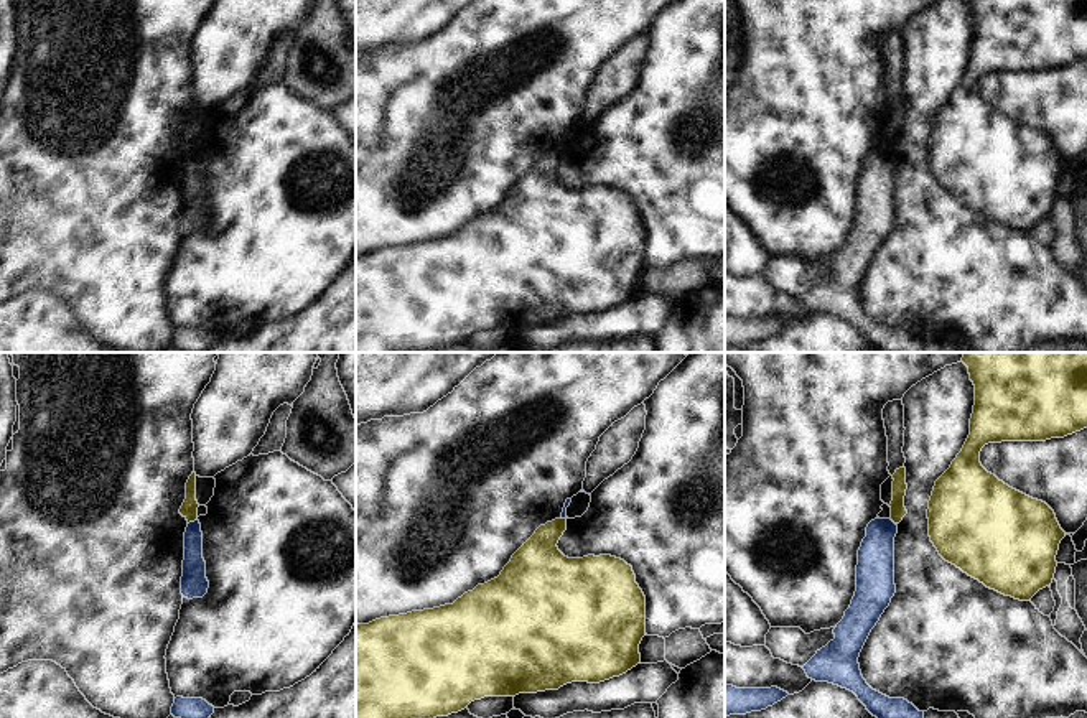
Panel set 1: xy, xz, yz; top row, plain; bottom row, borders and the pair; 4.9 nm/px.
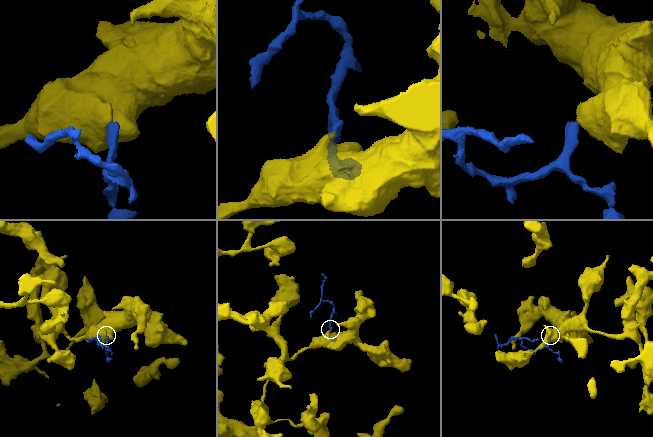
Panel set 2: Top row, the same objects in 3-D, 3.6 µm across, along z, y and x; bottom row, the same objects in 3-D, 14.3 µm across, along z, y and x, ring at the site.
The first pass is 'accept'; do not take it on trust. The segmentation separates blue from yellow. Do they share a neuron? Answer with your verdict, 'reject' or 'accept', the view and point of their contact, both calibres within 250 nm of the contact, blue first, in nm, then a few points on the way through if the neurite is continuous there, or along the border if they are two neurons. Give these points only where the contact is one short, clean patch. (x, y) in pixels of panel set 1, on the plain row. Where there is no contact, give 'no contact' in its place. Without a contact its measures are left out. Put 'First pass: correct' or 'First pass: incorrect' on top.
First pass: incorrect
reject; meets blue in xy at (191, 153); 110 nm thick on the blue side, 80 nm on the other; border along xy (196, 150), (188, 155)

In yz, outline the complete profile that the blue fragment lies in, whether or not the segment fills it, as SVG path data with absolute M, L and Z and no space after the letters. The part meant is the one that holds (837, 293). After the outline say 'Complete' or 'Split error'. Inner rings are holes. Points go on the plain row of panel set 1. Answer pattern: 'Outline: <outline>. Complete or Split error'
Outline: M875 150L858 181L856 222L843 250L833 260L835 270L802 298L809 310L828 313L853 323L879 352L924 352L904 329L889 329L873 321L861 306L858 288L884 240L896 224L894 168L891 150Z. Complete

